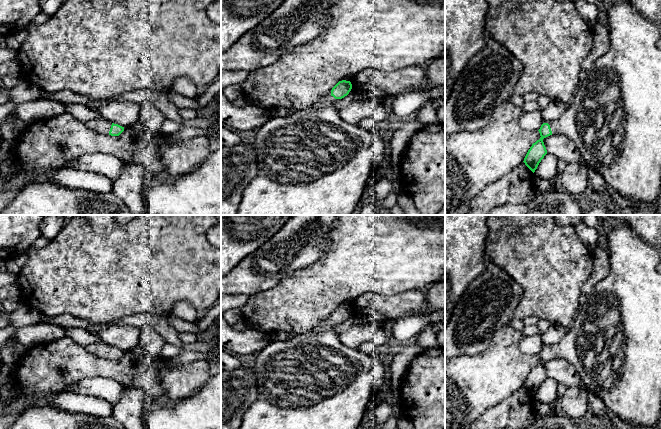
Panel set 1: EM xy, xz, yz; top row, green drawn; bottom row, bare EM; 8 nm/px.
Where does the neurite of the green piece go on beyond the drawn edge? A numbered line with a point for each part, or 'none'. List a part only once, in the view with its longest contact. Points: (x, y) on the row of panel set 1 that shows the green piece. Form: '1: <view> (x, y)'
1: xy (100, 125)

